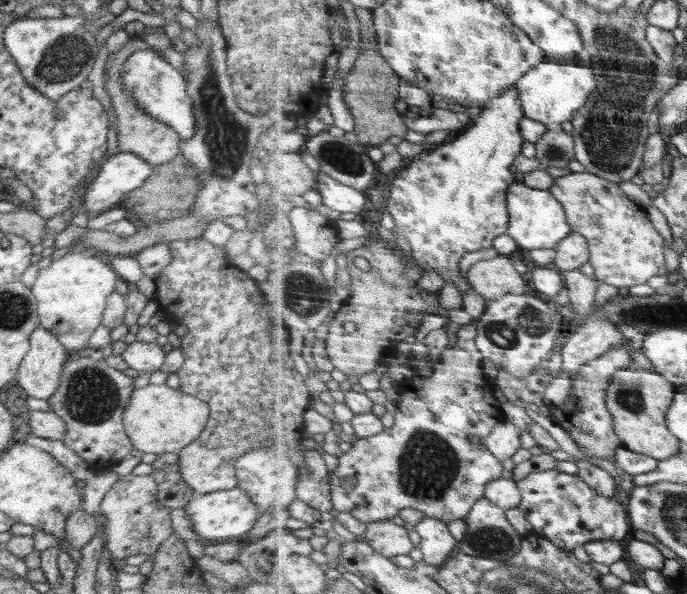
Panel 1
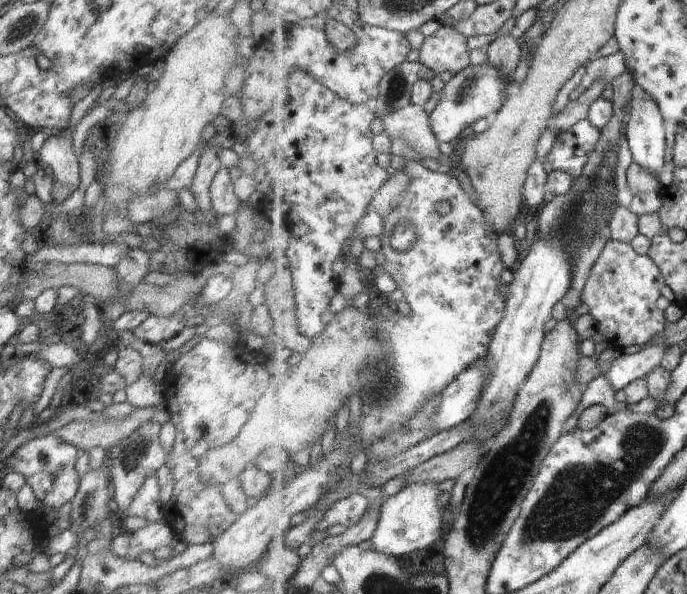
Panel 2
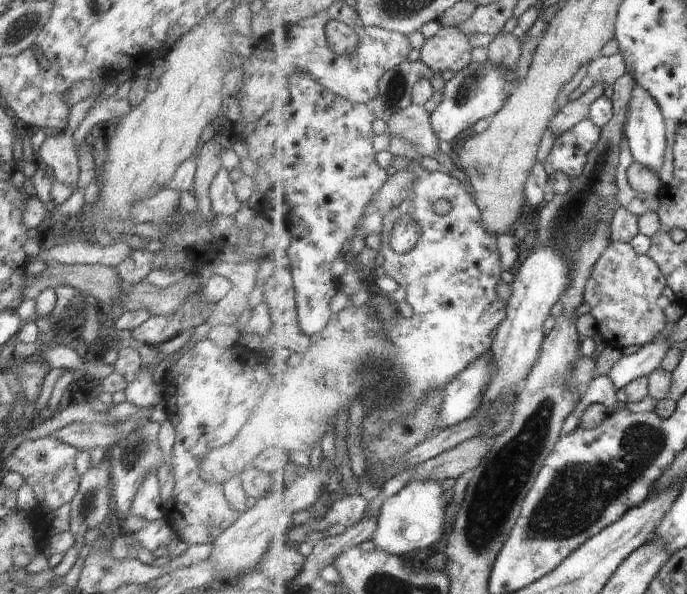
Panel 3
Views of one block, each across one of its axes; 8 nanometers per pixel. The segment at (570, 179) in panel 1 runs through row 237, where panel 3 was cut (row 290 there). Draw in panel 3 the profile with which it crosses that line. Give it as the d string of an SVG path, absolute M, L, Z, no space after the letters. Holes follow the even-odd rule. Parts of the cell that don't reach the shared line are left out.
M613 240L596 263L586 288L586 302L592 307L591 313L596 316L600 331L607 335L610 345L620 350L628 346L641 348L670 325L664 309L658 306L668 285L667 275L649 254L640 254L632 243Z

